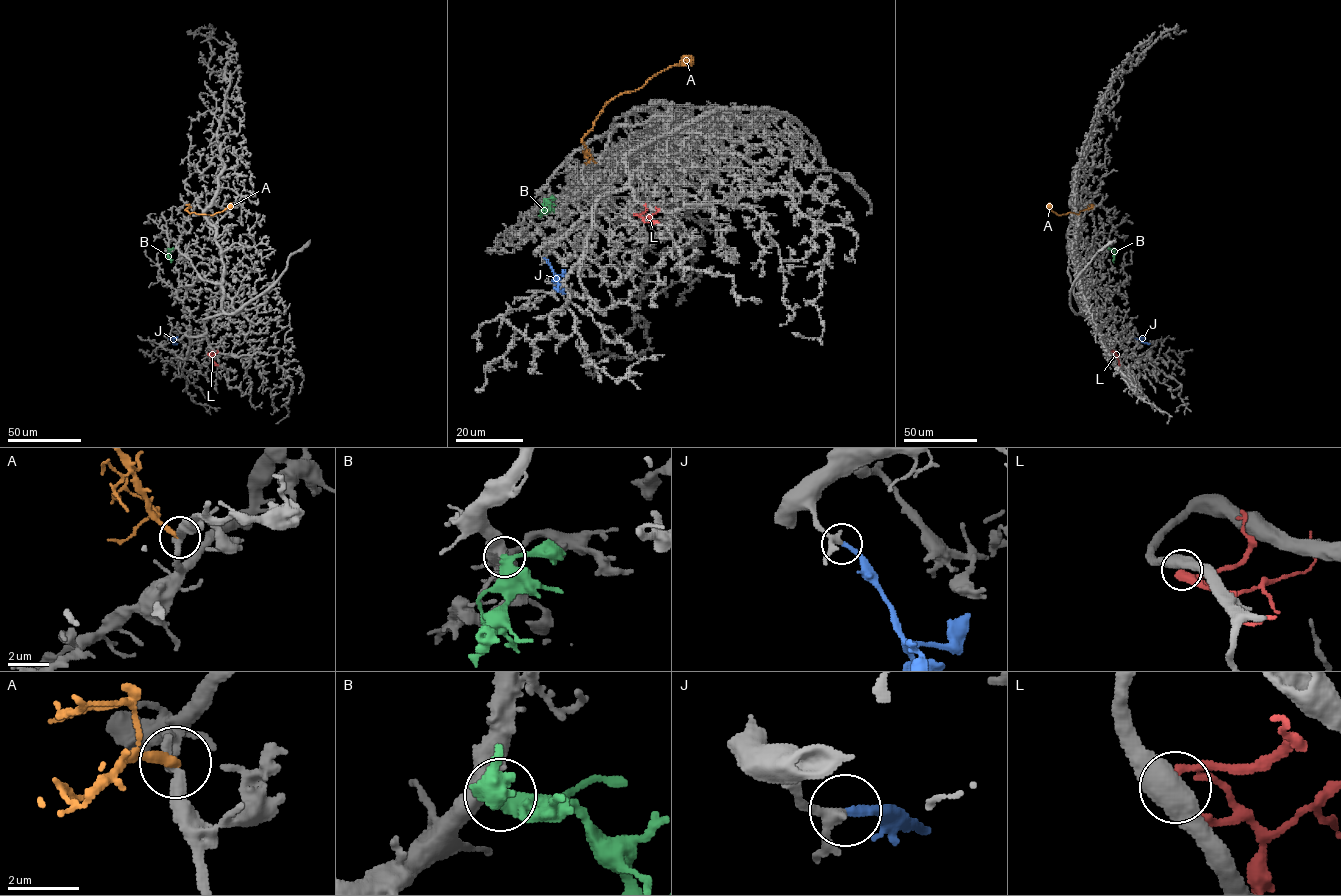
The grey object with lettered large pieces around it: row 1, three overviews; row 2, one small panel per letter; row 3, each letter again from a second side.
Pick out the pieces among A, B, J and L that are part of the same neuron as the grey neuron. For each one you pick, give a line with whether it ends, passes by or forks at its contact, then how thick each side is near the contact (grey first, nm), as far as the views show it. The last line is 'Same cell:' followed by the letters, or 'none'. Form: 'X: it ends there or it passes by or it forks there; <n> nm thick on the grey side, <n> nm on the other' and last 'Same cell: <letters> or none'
B: it passes by; 440 nm thick on the grey side, 400 nm on the other
J: it ends there; 260 nm thick on the grey side, 240 nm on the other
Same cell: B, J

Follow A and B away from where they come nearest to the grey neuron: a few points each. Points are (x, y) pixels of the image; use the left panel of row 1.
A: (191, 207), (185, 210), (190, 214), (213, 215), (233, 206)
B: (169, 248), (171, 262)

